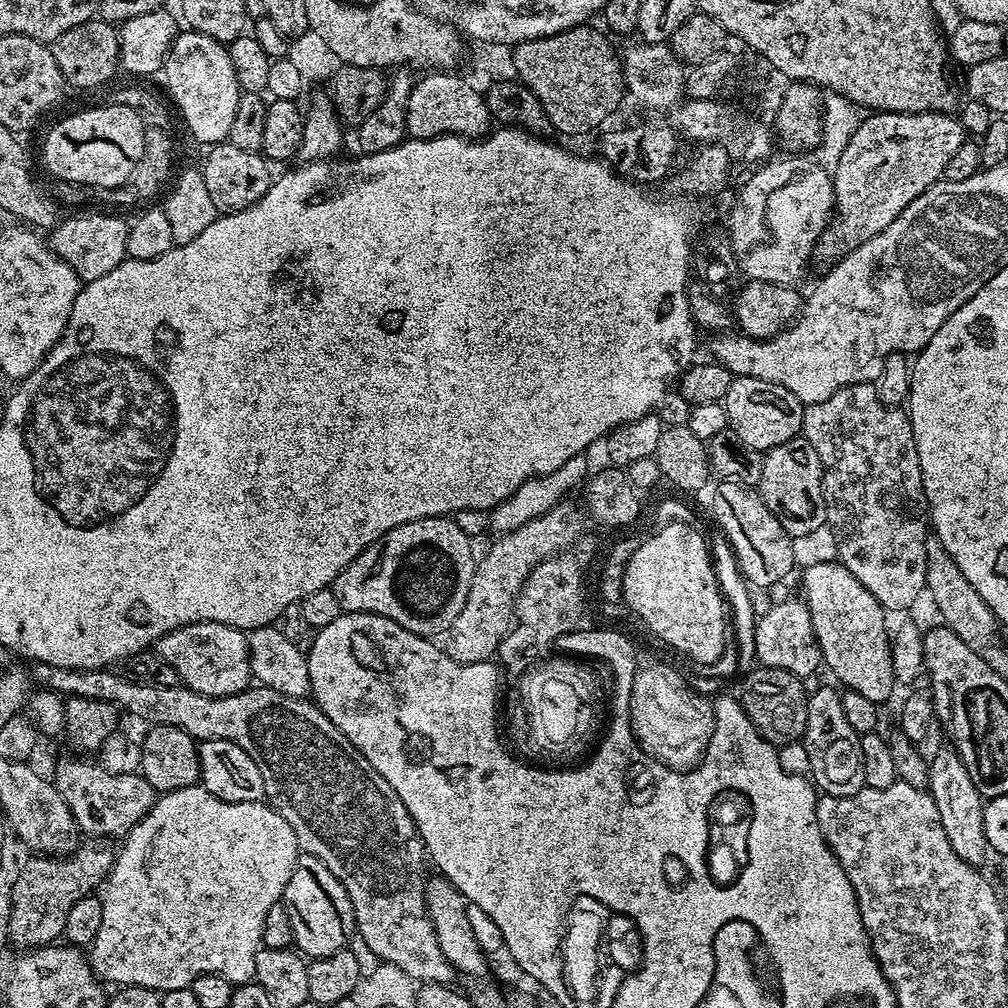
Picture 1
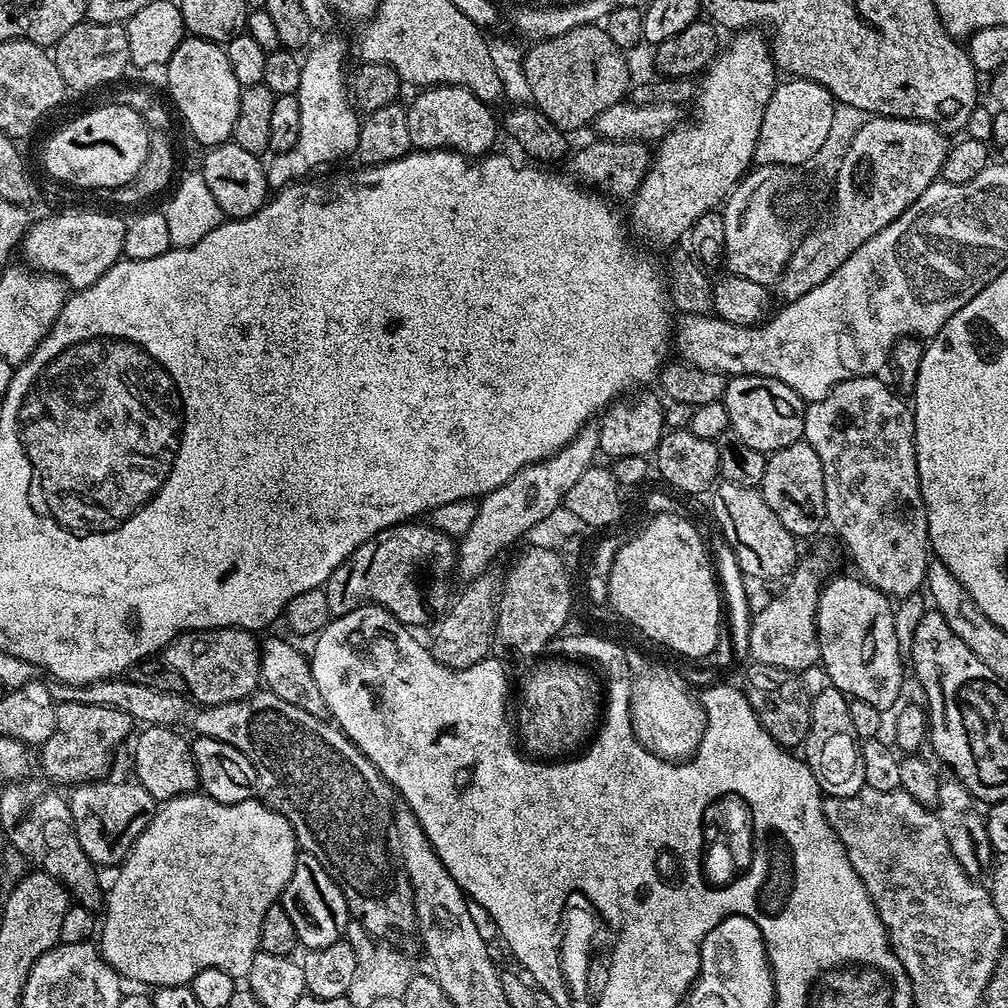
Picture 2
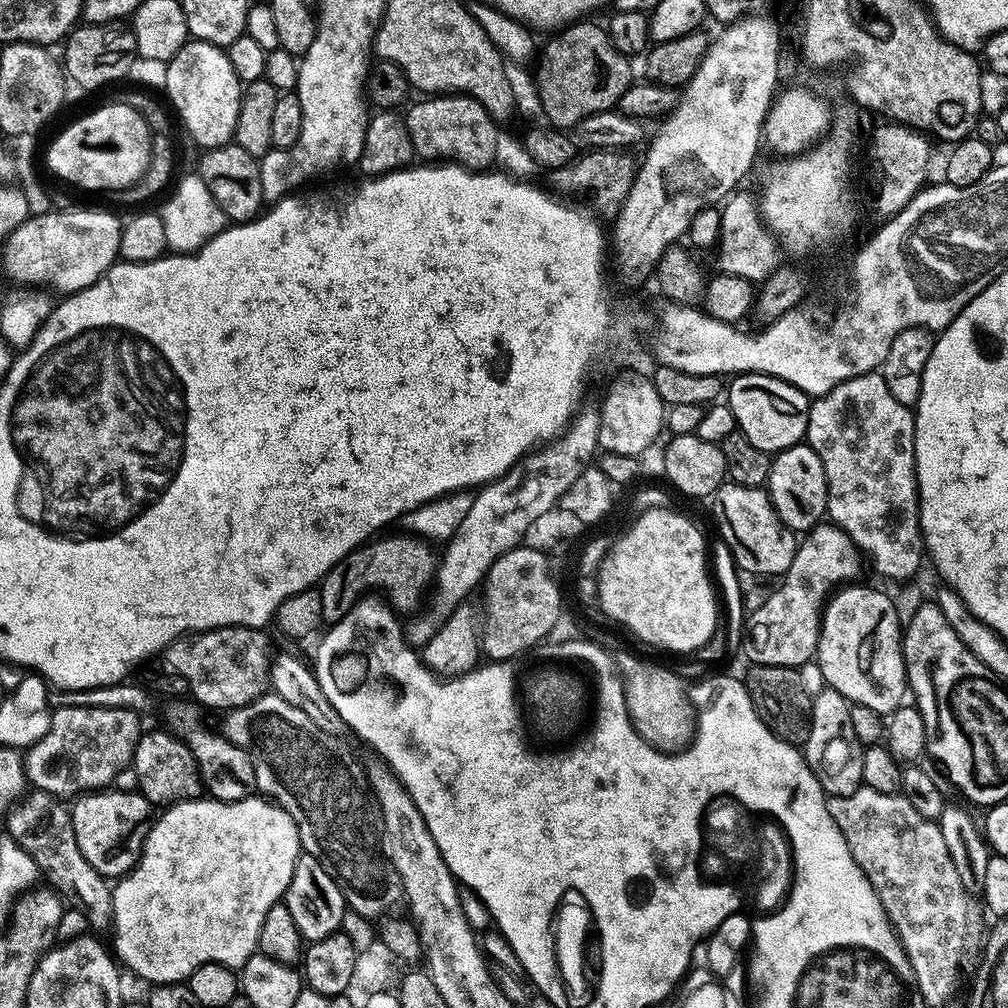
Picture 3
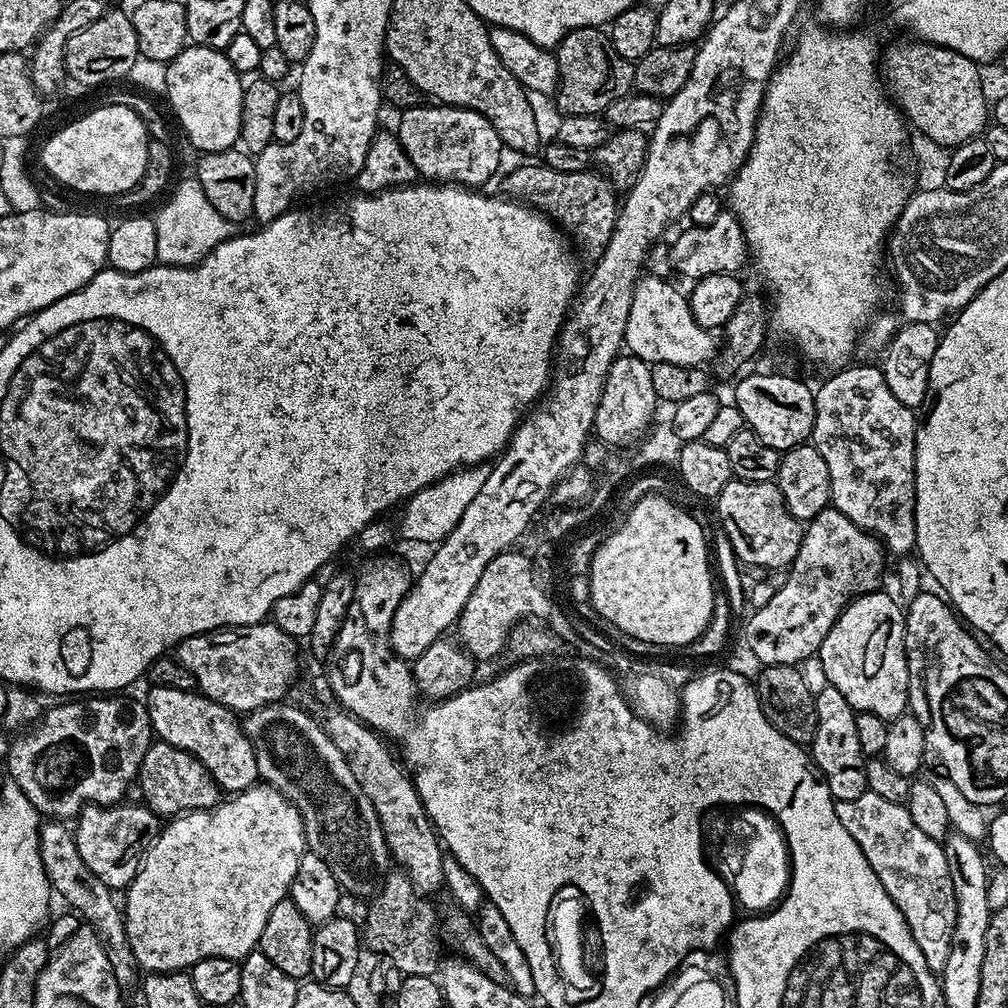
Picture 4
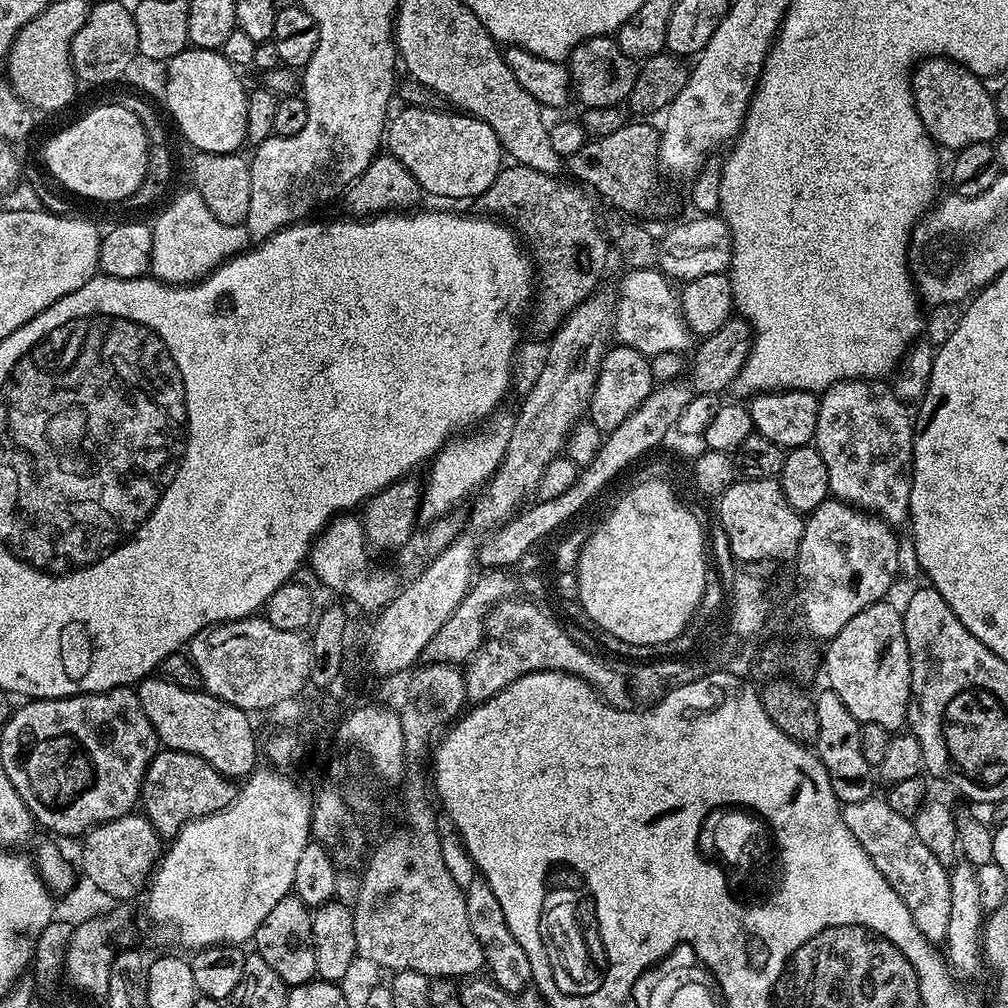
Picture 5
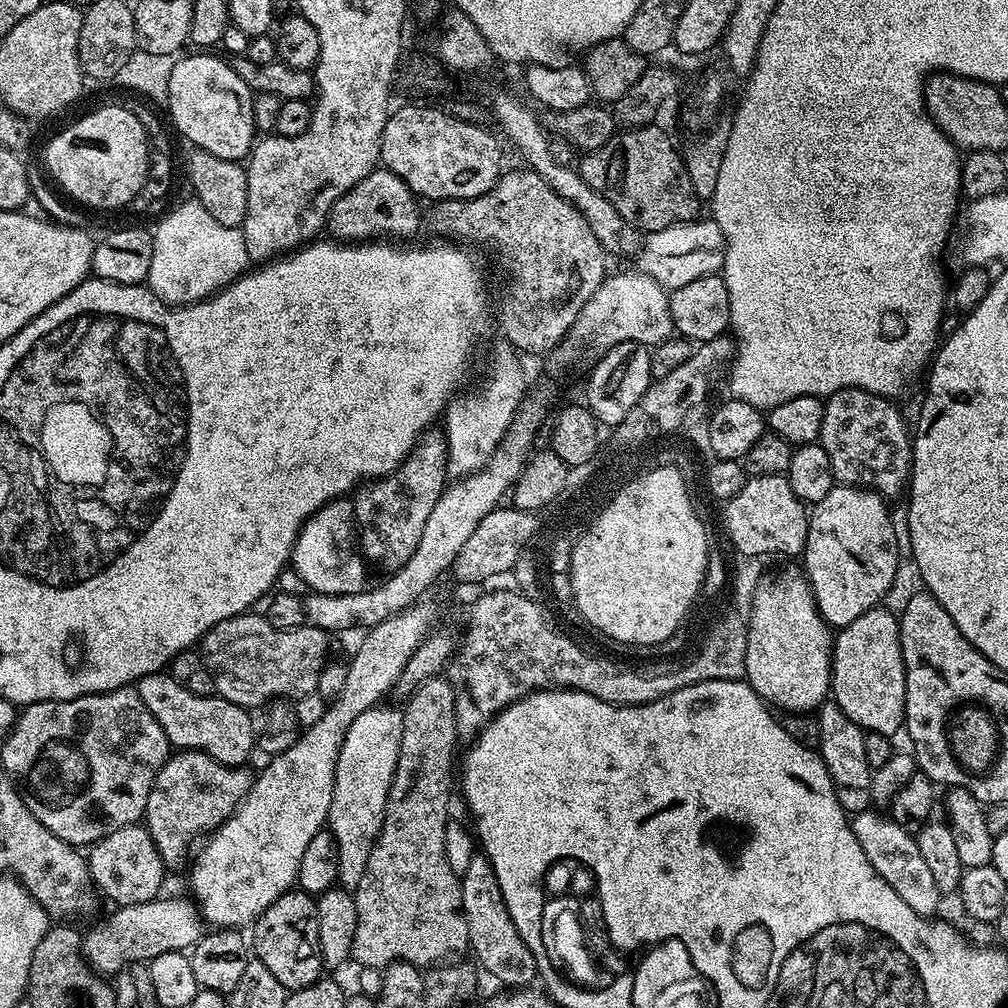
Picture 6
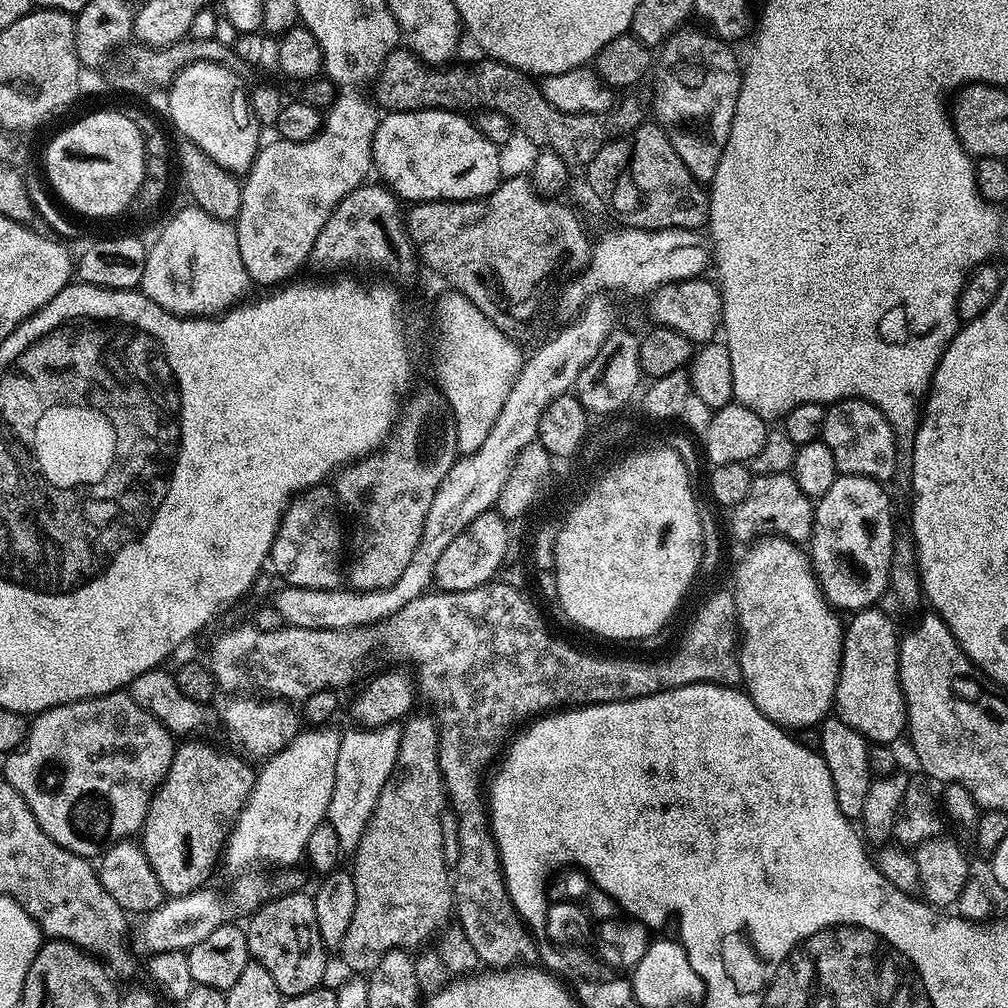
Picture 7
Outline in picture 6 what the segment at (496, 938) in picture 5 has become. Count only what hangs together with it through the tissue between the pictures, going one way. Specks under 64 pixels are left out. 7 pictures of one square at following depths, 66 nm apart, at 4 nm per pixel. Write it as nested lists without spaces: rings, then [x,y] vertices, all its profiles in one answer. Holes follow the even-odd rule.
[[[473,855],[470,866],[466,866],[460,876],[460,889],[464,917],[468,923],[468,947],[471,955],[476,955],[475,963],[481,969],[484,967],[498,983],[505,984],[508,987],[505,989],[524,990],[535,985],[532,983],[537,983],[538,973],[534,954],[530,954],[526,942],[522,942],[522,934],[518,934],[518,926],[514,926],[510,910],[506,910],[498,878],[487,855]]]

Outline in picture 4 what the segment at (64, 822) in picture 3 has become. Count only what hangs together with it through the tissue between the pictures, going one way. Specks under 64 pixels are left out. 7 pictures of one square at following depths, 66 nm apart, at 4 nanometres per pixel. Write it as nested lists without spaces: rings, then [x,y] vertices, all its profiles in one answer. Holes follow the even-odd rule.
[[[56,820],[45,823],[40,829],[40,853],[43,869],[46,870],[53,891],[73,907],[71,909],[83,918],[102,942],[105,963],[111,977],[113,974],[115,978],[115,987],[121,990],[132,988],[135,984],[137,987],[141,983],[142,972],[134,958],[134,950],[130,950],[130,942],[124,929],[123,911],[117,899],[115,902],[113,891],[96,878],[80,858],[73,831],[65,823]]]

